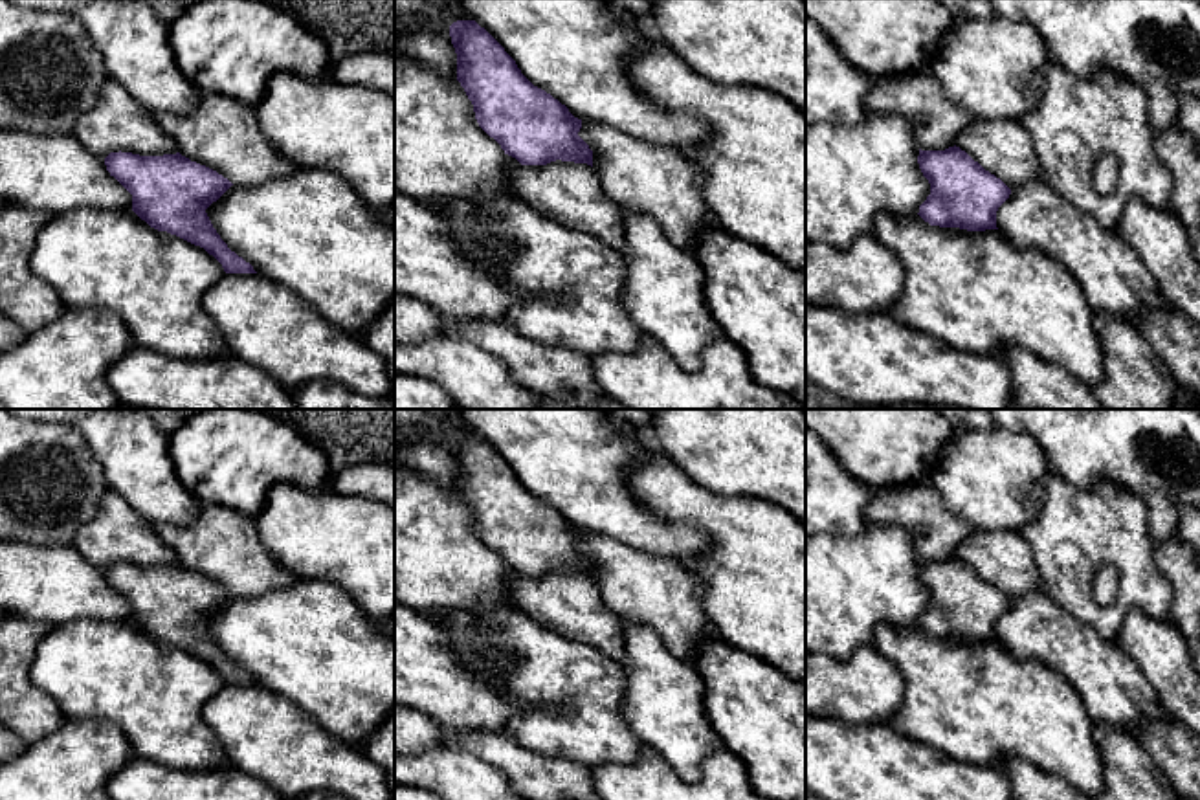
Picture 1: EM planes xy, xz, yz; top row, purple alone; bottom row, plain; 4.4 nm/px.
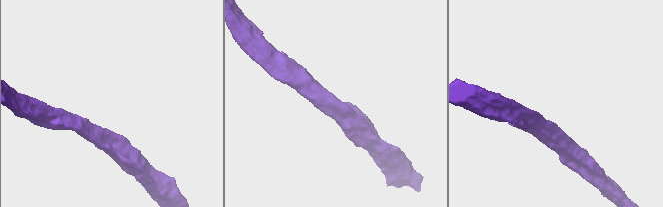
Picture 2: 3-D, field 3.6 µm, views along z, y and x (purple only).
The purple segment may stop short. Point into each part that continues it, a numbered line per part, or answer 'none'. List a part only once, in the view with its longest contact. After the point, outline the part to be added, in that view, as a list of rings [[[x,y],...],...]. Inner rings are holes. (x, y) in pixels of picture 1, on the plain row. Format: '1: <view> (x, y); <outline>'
none

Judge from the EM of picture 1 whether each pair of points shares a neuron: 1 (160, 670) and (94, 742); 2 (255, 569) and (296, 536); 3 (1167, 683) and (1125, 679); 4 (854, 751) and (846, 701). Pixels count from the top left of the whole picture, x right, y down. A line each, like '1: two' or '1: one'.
1: two
2: two
3: two
4: two

